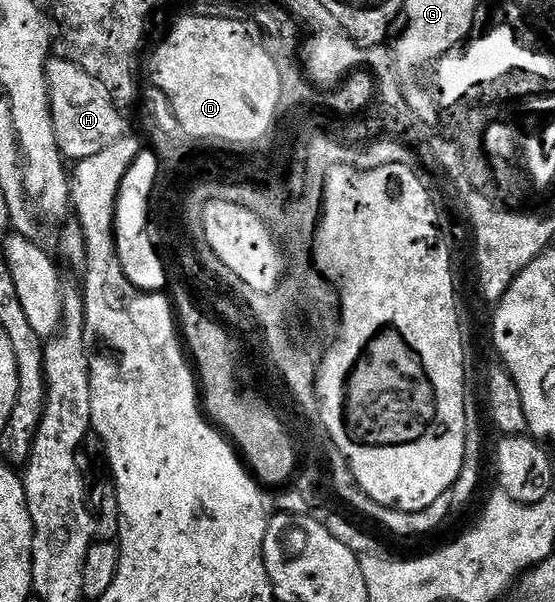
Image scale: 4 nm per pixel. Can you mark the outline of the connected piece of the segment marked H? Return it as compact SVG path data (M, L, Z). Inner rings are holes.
M65 58L51 59L46 68L50 83L50 109L56 126L56 138L67 161L77 162L108 150L117 140L127 135L123 109L115 104L108 90L92 74Z

